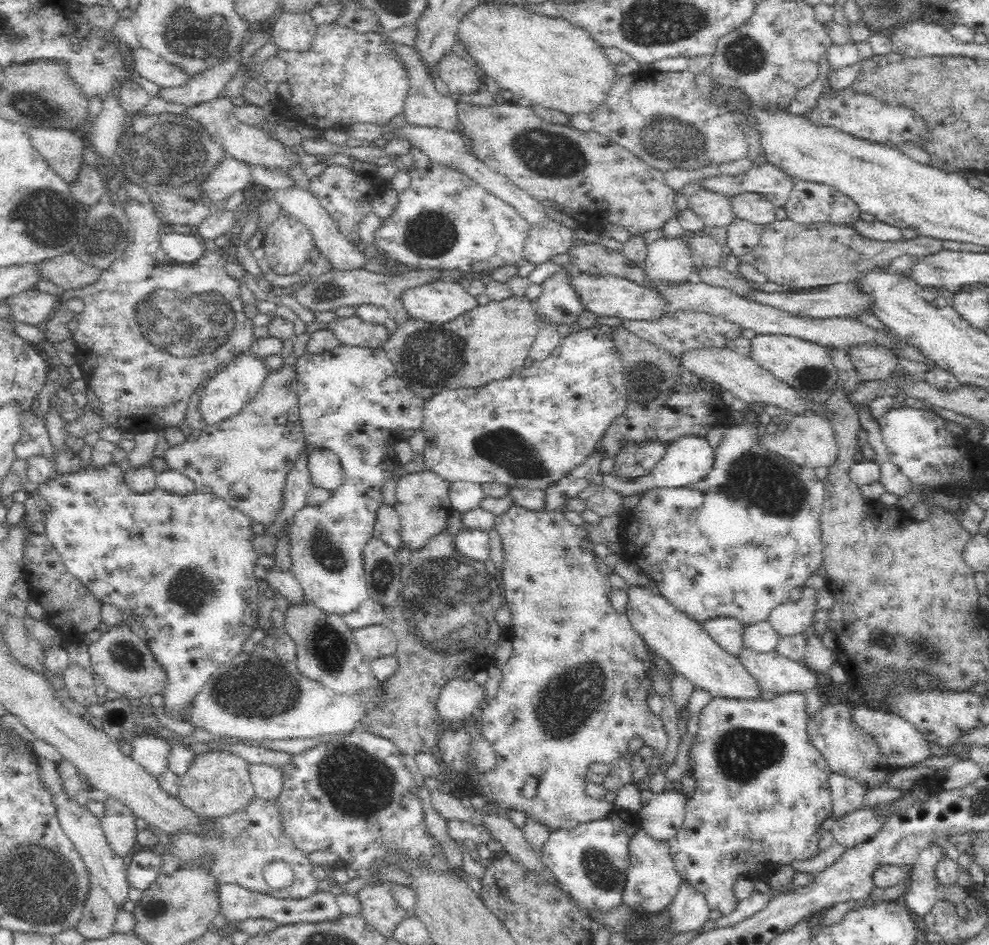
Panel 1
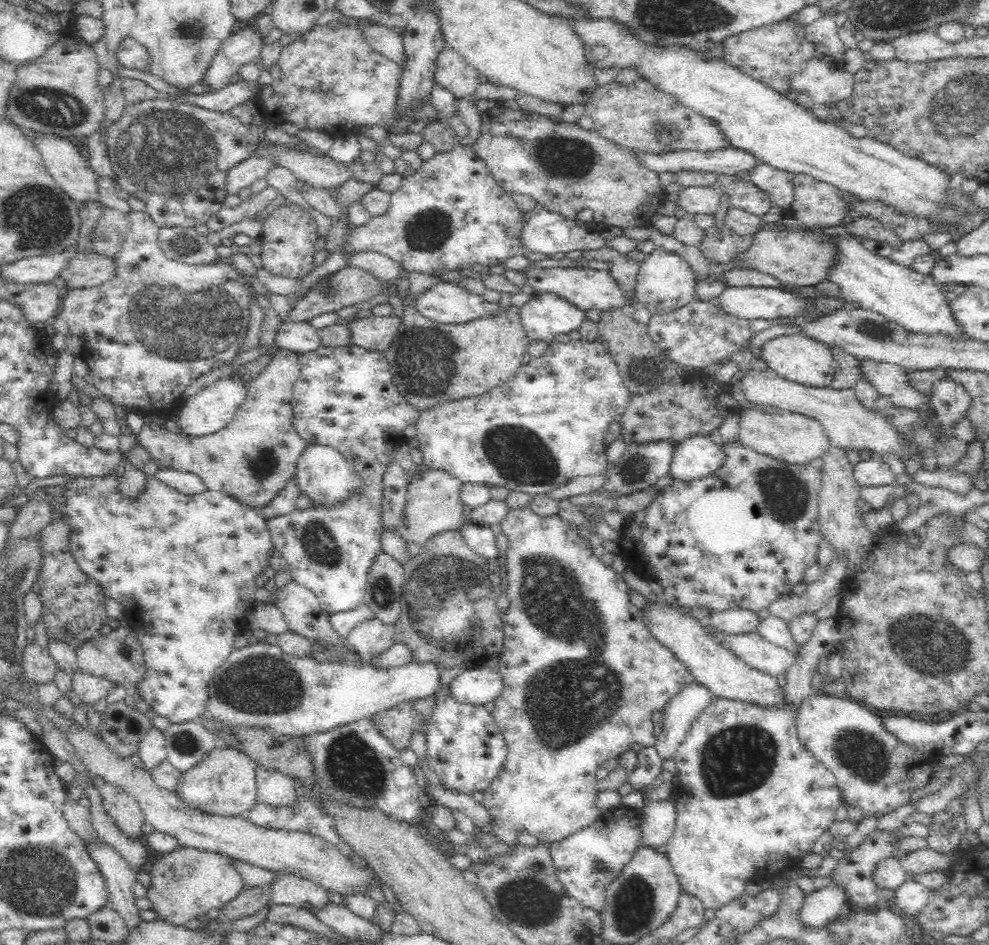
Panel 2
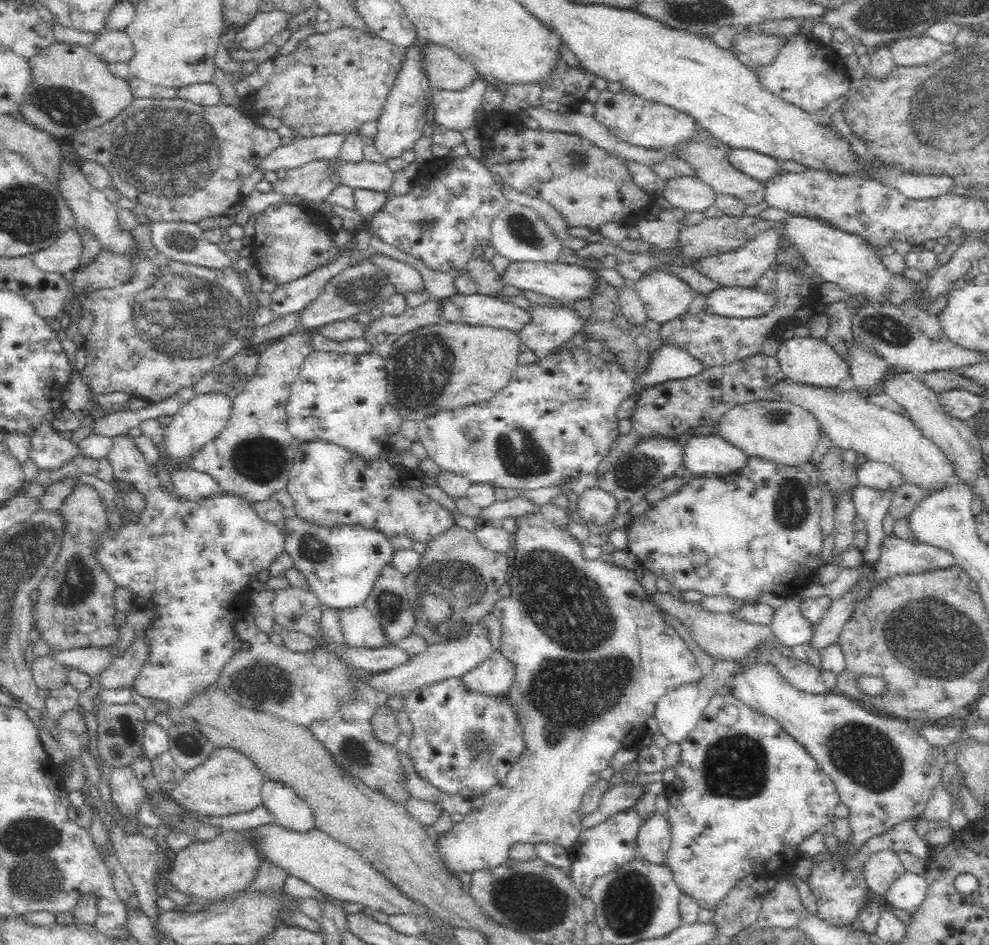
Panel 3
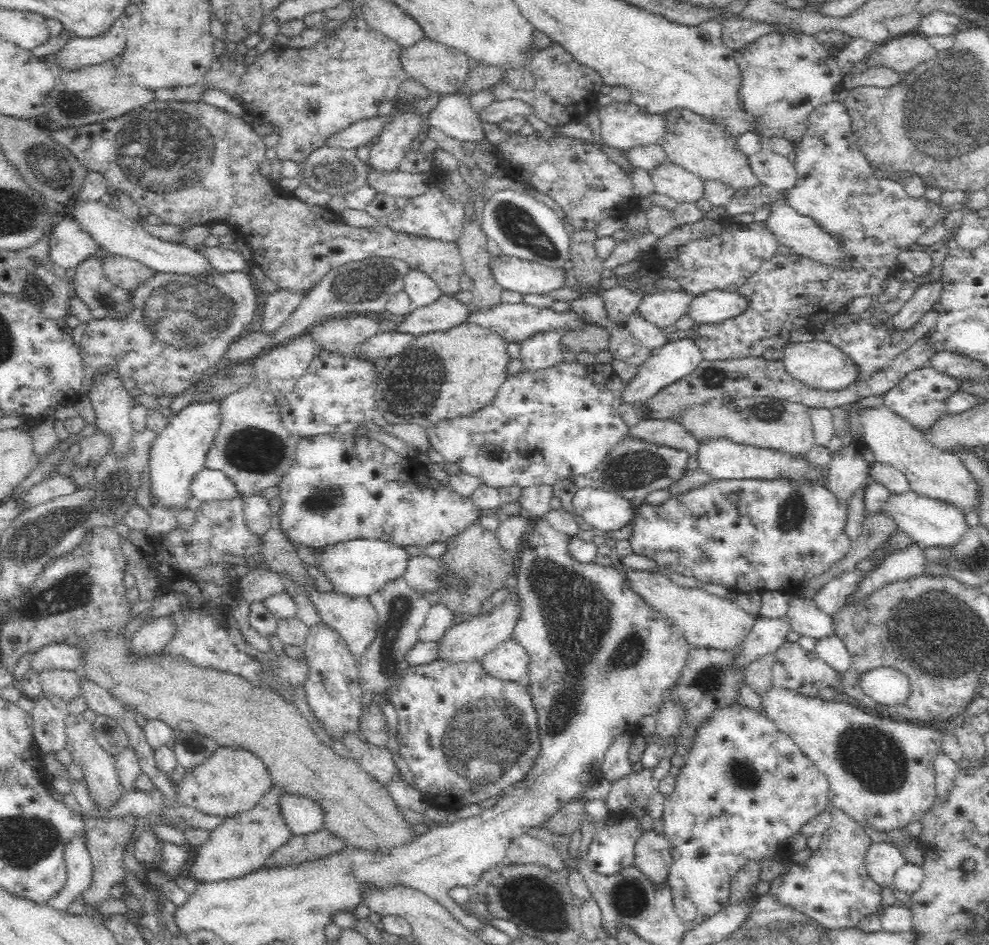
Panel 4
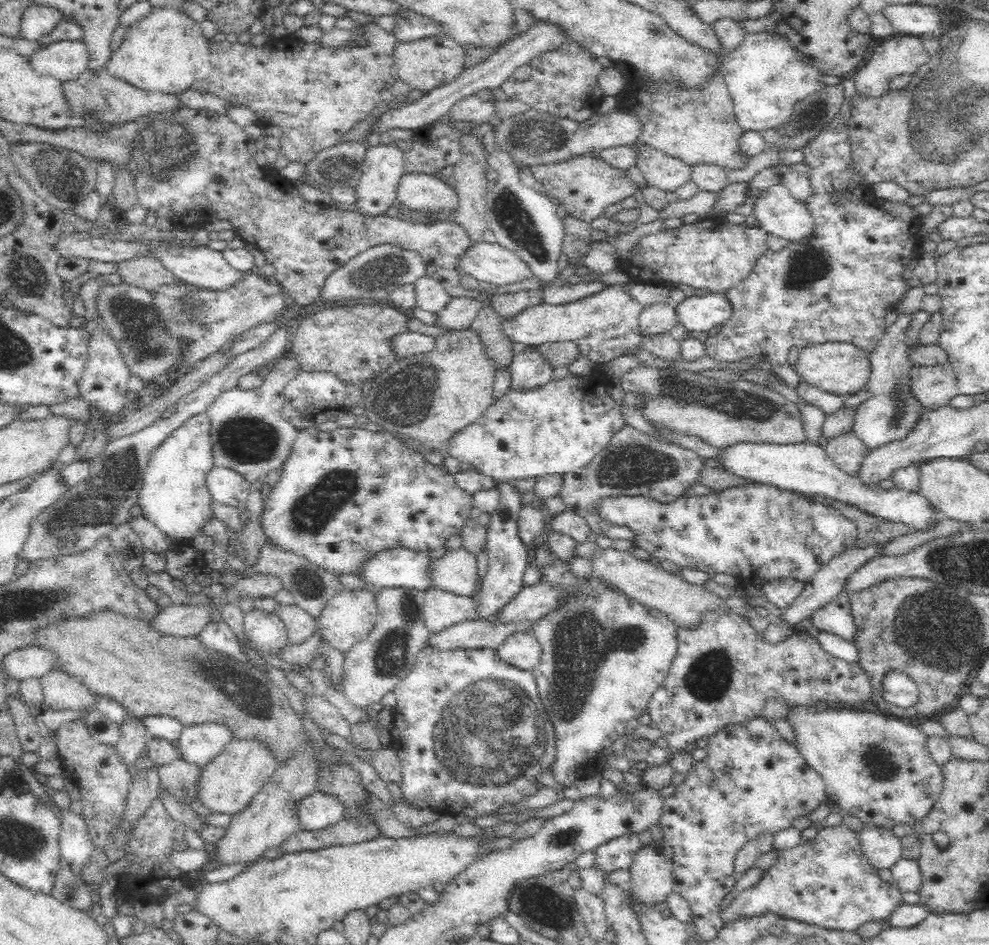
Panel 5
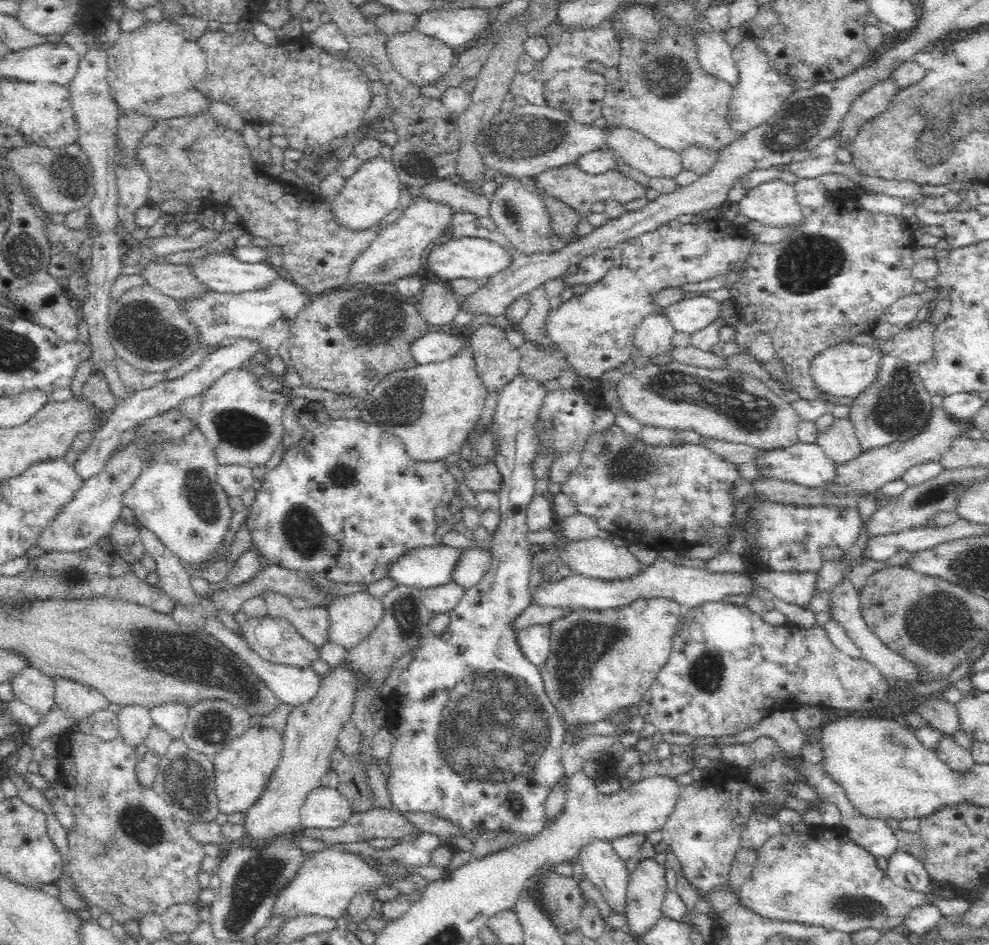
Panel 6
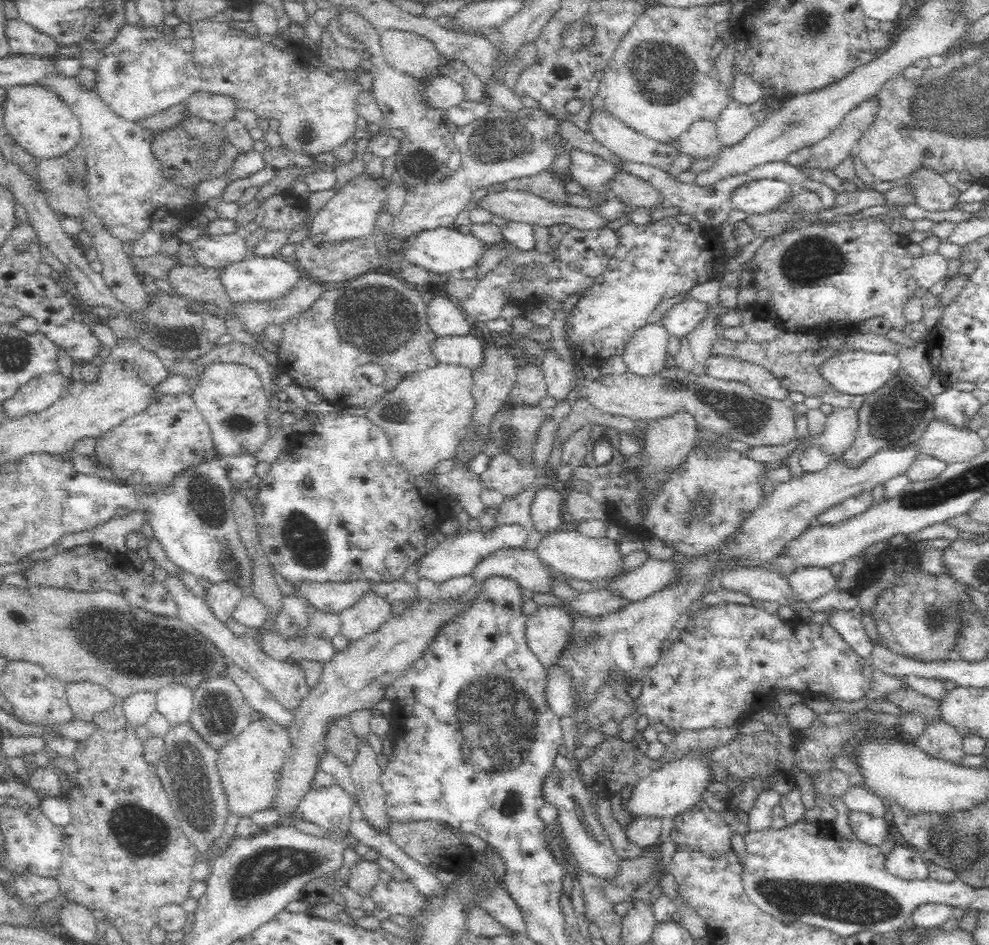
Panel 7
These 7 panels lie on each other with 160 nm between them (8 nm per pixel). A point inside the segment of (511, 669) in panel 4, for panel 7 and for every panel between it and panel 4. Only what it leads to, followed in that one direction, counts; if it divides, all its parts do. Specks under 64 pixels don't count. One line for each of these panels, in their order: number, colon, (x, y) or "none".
5: (524, 650)
6: (535, 640)
7: (549, 630)

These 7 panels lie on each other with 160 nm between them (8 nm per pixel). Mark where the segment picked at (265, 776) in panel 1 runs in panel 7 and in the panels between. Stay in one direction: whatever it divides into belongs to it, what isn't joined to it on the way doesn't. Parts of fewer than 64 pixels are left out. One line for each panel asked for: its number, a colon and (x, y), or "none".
2: (275, 789)
3: (288, 810)
4: (304, 815)
5: (320, 809)
6: (324, 808)
7: (330, 807)

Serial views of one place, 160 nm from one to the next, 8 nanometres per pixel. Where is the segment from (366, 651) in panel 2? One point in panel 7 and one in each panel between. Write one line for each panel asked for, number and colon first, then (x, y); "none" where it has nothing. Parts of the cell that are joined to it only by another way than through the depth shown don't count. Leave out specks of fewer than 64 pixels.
3: (361, 629)
4: (354, 618)
5: (349, 617)
6: (353, 617)
7: (372, 610)

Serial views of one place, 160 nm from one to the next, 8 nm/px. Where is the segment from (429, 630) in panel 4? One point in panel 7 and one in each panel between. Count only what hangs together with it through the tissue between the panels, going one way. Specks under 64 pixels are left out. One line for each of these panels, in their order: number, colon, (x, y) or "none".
5: (442, 608)
6: (440, 599)
7: (453, 587)

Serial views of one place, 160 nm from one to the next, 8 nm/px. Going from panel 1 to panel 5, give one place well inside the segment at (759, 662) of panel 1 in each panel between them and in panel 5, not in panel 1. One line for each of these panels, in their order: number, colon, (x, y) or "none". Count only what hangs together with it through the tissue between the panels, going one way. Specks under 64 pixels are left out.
2: (751, 648)
3: (723, 635)
4: (706, 620)
5: (647, 582)

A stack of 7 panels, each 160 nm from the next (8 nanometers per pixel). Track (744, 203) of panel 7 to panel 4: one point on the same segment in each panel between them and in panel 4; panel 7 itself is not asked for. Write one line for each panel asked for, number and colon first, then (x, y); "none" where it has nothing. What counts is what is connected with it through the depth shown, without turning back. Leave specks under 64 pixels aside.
4: (800, 234)
5: (778, 212)
6: (772, 203)

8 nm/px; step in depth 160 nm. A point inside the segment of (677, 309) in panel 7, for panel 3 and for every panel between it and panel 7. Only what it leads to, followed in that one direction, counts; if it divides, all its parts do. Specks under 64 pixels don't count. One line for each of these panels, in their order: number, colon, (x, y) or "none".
3: (734, 302)
4: (712, 307)
5: (698, 313)
6: (687, 315)

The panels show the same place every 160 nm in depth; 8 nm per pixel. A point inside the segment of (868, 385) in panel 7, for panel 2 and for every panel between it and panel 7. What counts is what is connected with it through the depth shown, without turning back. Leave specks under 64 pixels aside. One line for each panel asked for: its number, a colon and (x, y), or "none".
2: (798, 358)
3: (804, 360)
4: (821, 365)
5: (840, 368)
6: (847, 369)

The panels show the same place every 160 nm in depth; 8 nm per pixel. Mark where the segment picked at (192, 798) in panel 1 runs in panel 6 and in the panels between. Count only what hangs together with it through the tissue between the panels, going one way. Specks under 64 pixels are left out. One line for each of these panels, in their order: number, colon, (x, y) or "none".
2: (224, 783)
3: (228, 782)
4: (232, 780)
5: (230, 780)
6: (243, 768)

